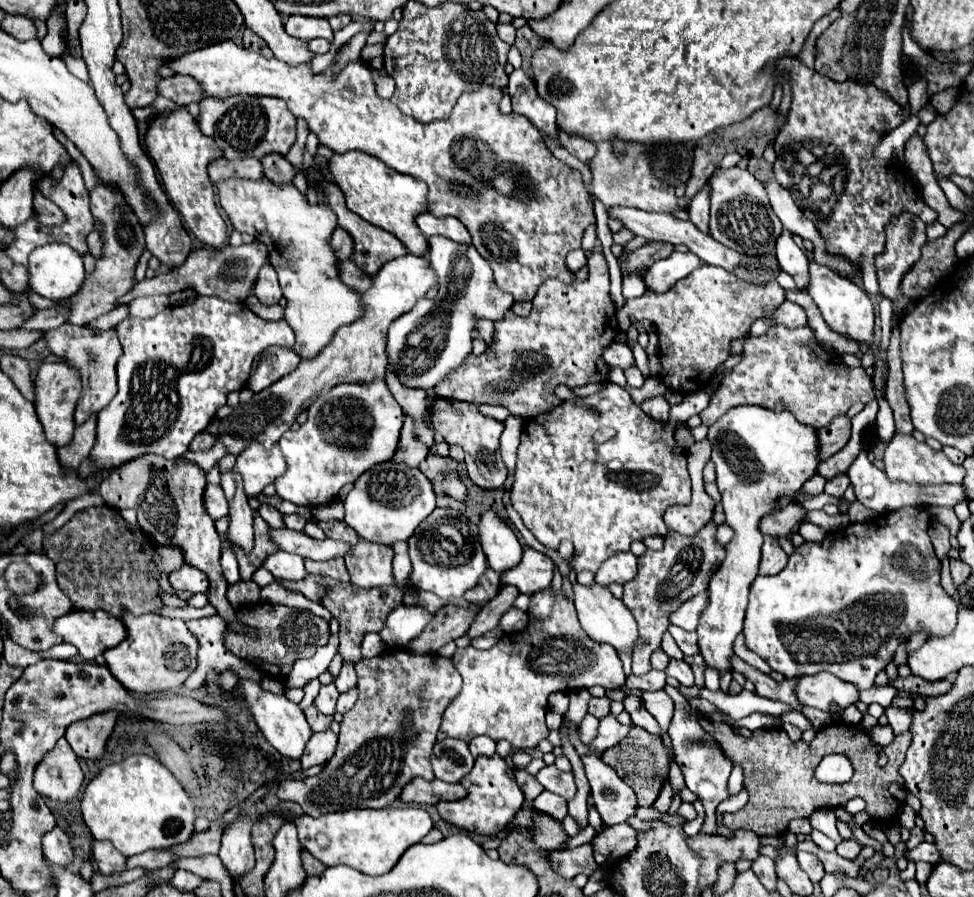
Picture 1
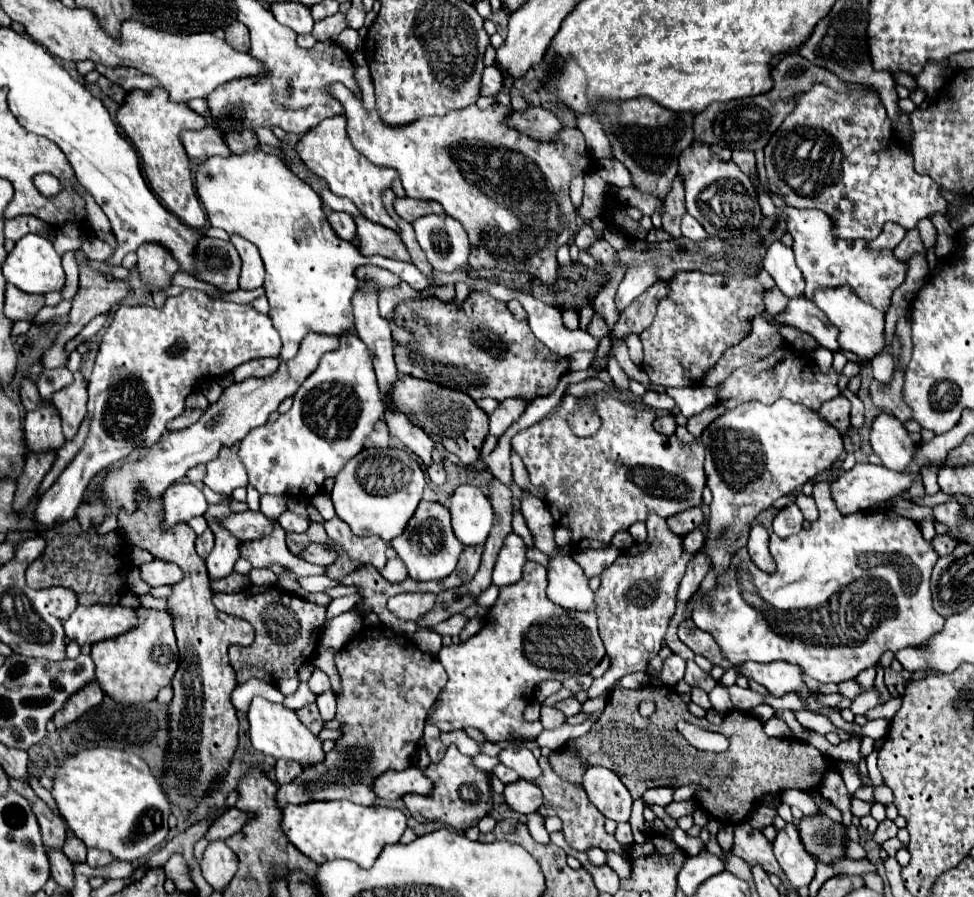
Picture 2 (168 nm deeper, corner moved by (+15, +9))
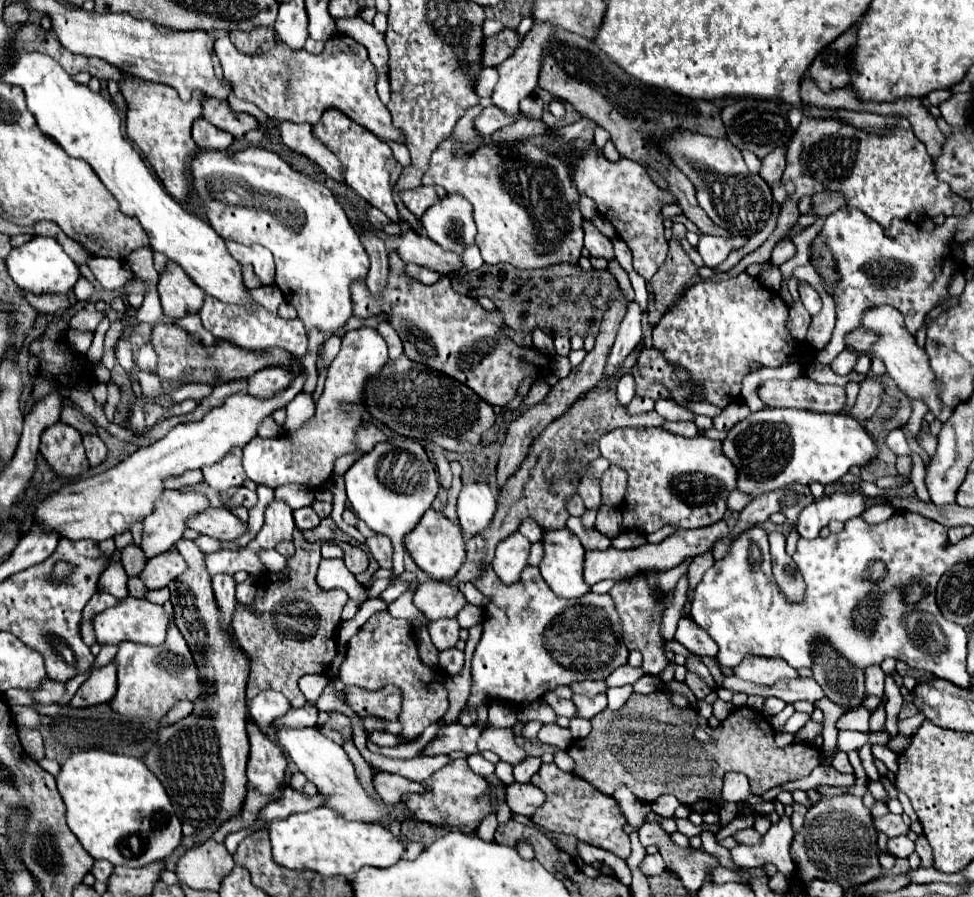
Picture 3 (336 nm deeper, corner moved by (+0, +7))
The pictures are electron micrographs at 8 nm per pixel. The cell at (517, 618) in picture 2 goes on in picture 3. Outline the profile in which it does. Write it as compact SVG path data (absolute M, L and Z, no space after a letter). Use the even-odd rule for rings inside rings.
M537 567L523 571L521 581L515 585L503 585L499 577L495 577L495 571L487 569L481 575L481 581L475 581L475 587L489 595L491 603L485 607L483 635L473 653L471 695L465 711L459 717L461 725L469 727L477 723L477 709L489 707L493 701L507 701L513 707L527 707L547 691L553 691L557 685L569 685L585 679L599 681L627 663L629 651L623 645L619 615L615 613L609 595L587 593L587 597L579 597L575 601L555 597Z

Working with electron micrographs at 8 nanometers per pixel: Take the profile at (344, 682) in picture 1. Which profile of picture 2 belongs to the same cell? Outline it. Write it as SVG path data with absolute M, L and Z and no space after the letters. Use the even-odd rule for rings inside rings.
M326 691L322 695L318 695L316 705L320 709L323 721L332 721L336 715L336 695L334 691Z

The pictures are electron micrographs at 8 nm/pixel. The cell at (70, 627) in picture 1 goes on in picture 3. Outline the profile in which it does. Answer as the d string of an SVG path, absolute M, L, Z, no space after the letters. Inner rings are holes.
M127 597L119 605L109 607L93 617L93 631L99 645L119 645L121 641L159 645L165 641L167 627L169 627L169 615L163 611L161 605L155 605L147 599L135 599L135 597Z

